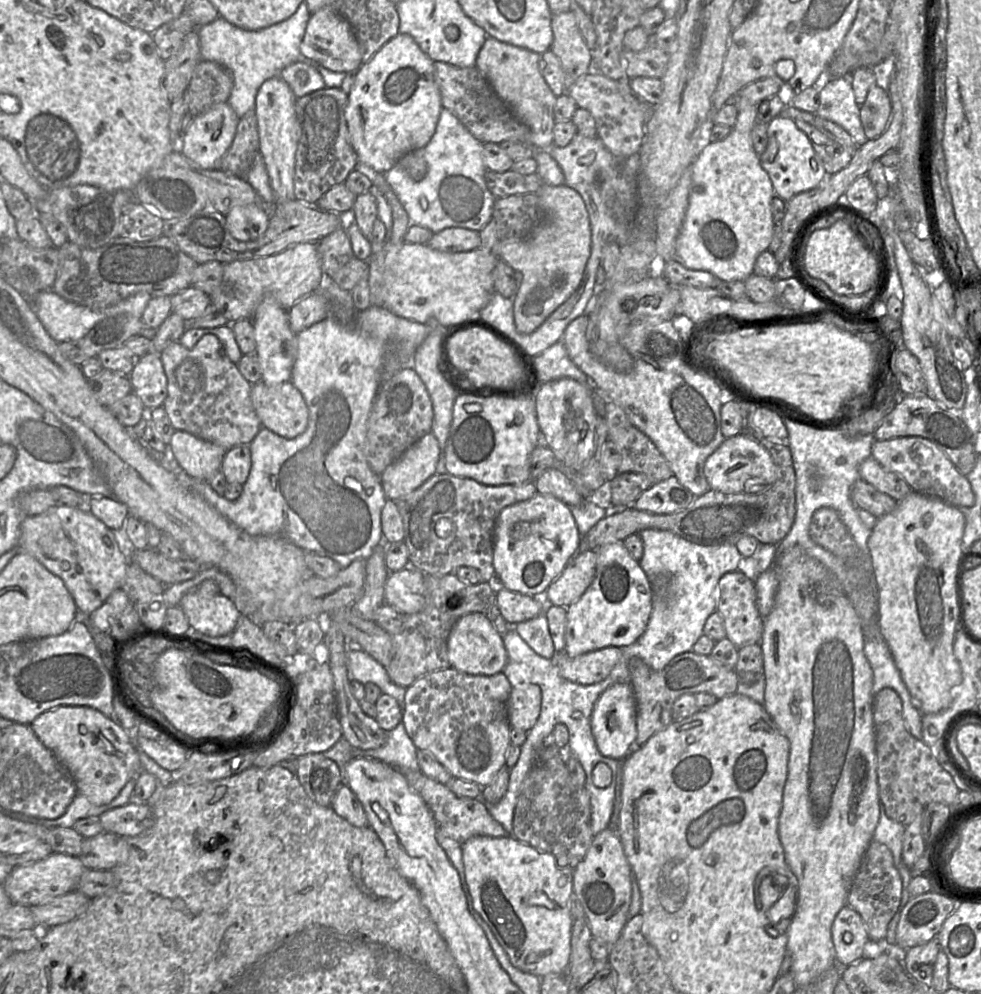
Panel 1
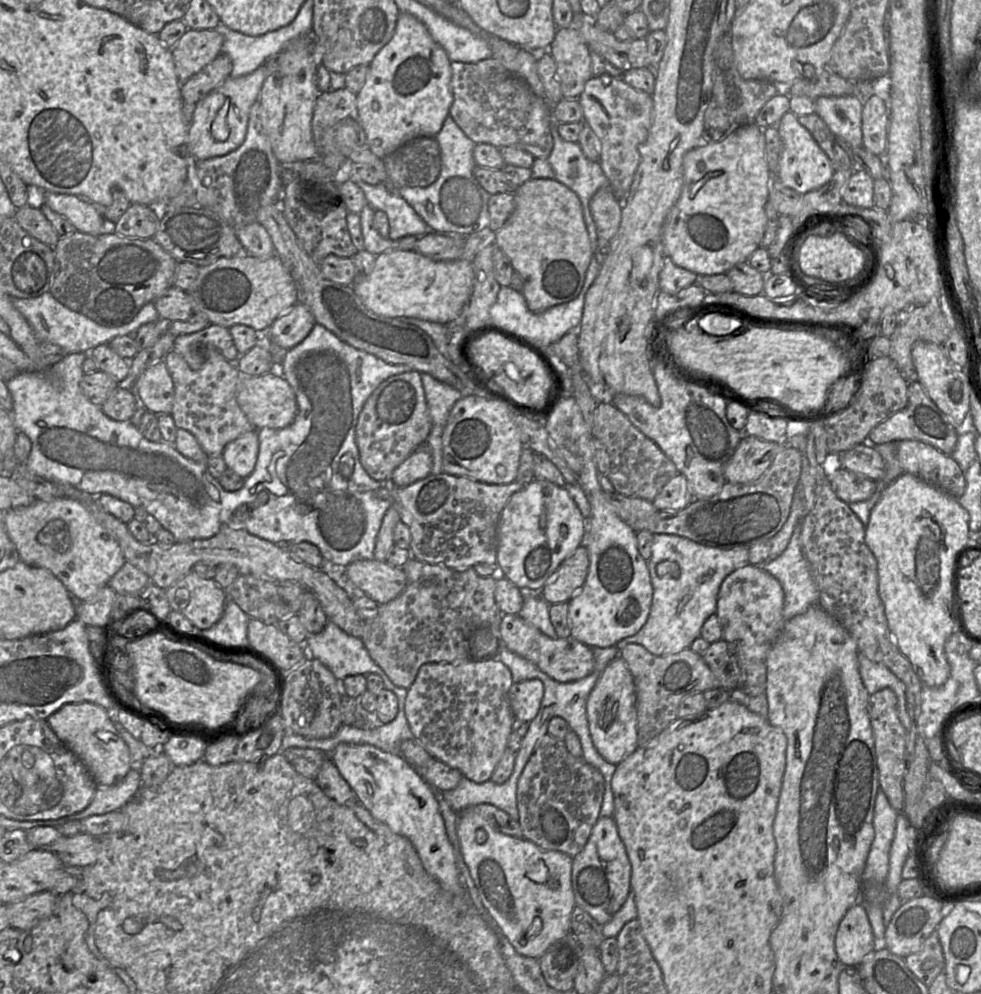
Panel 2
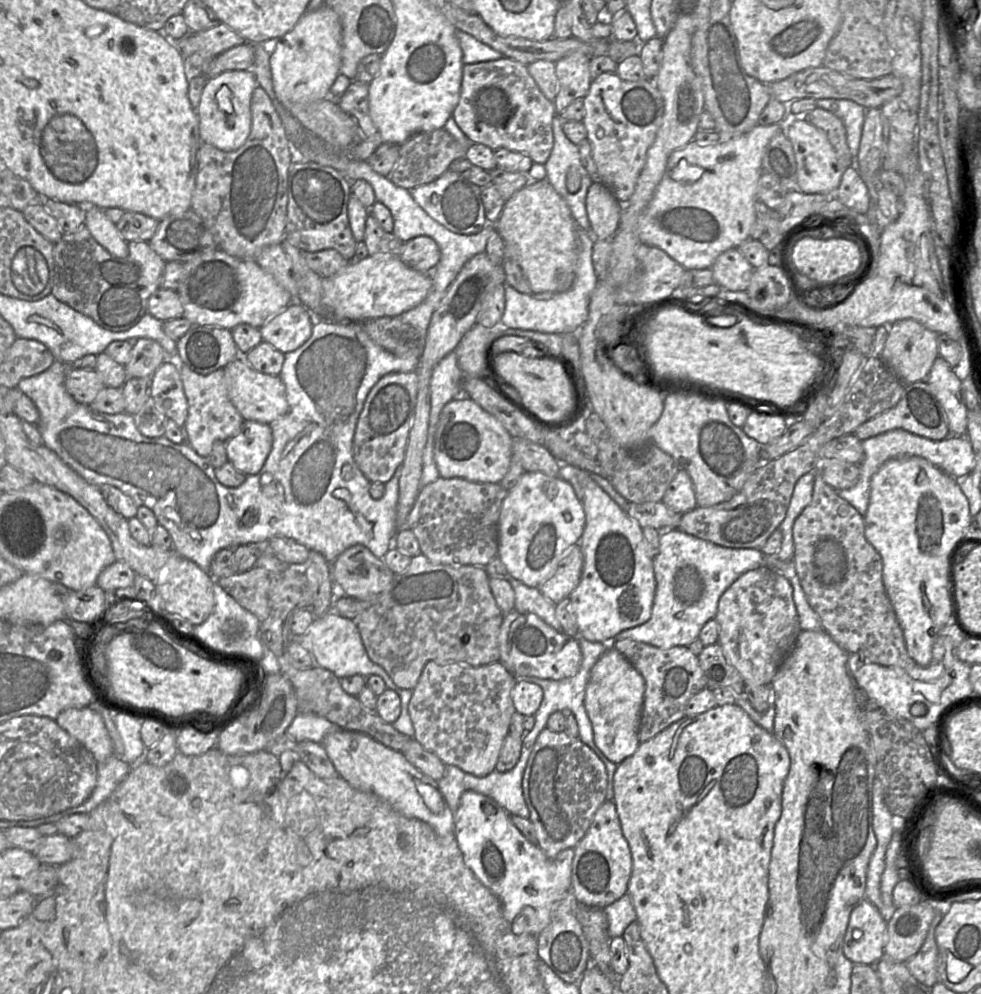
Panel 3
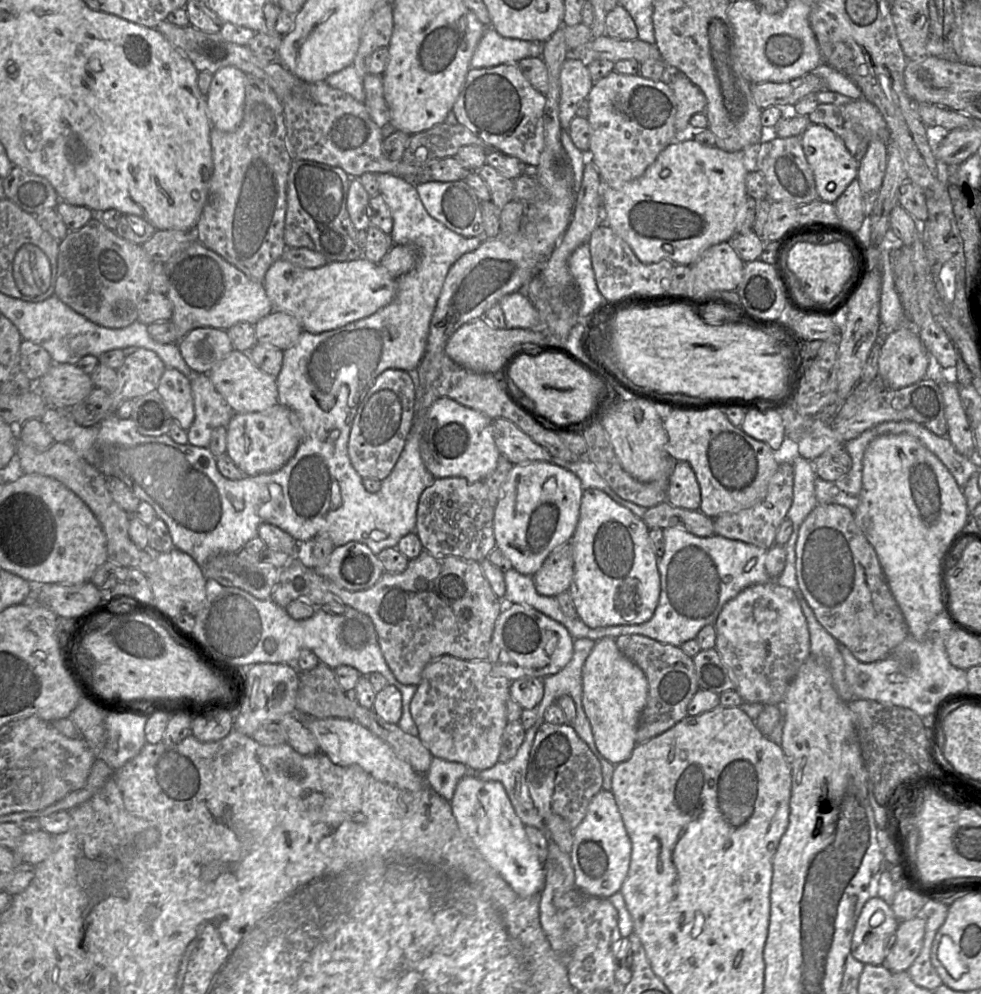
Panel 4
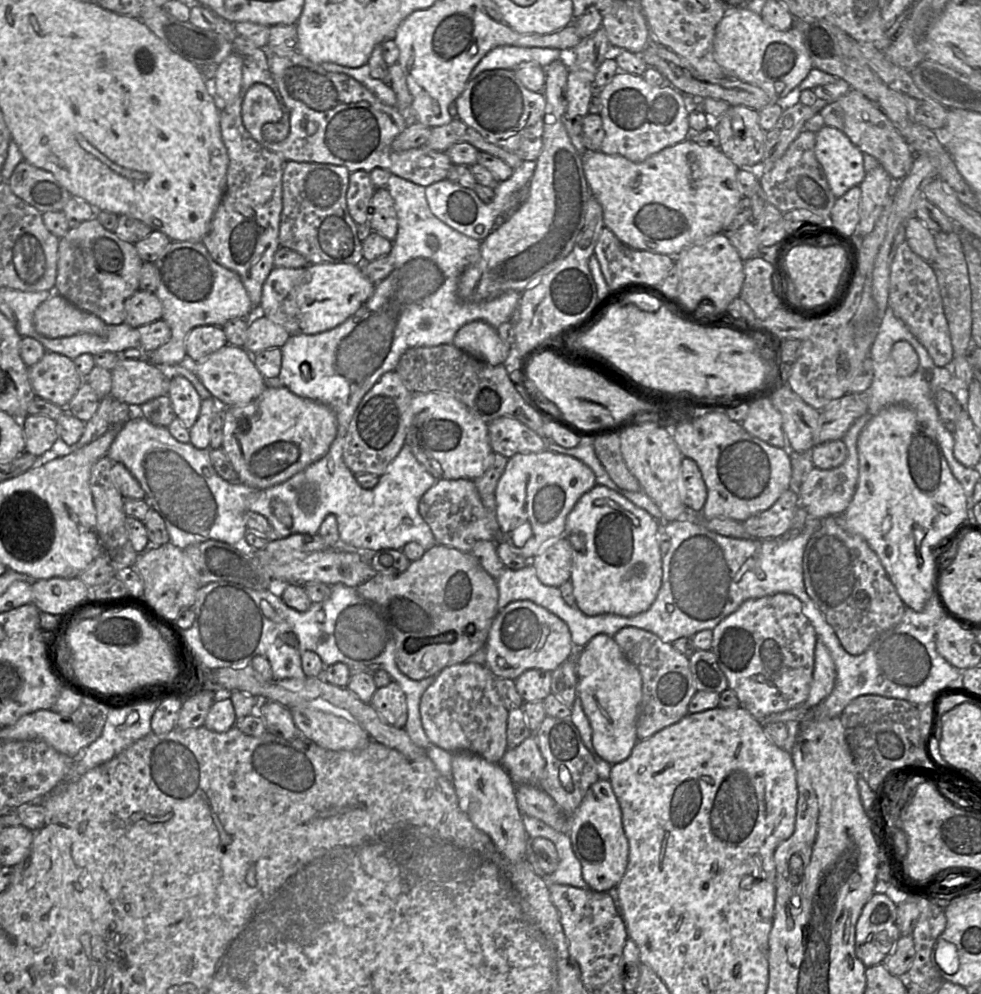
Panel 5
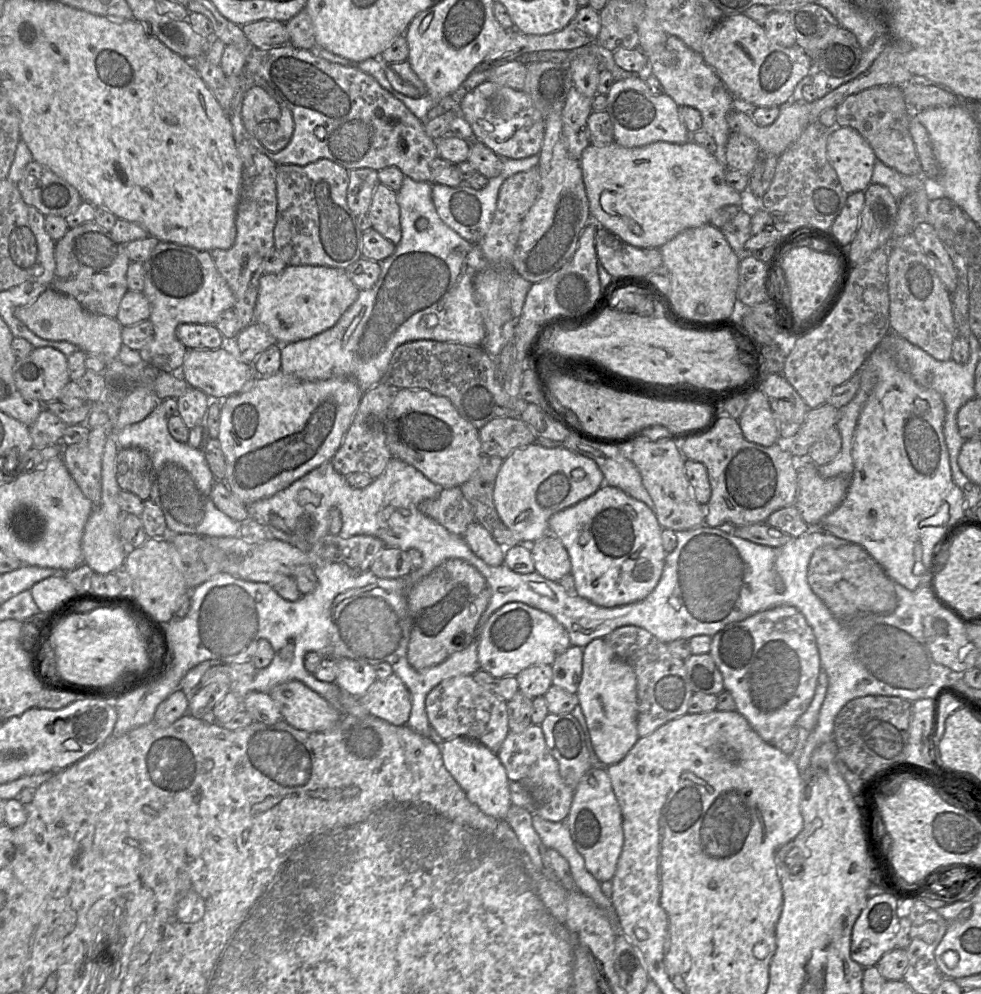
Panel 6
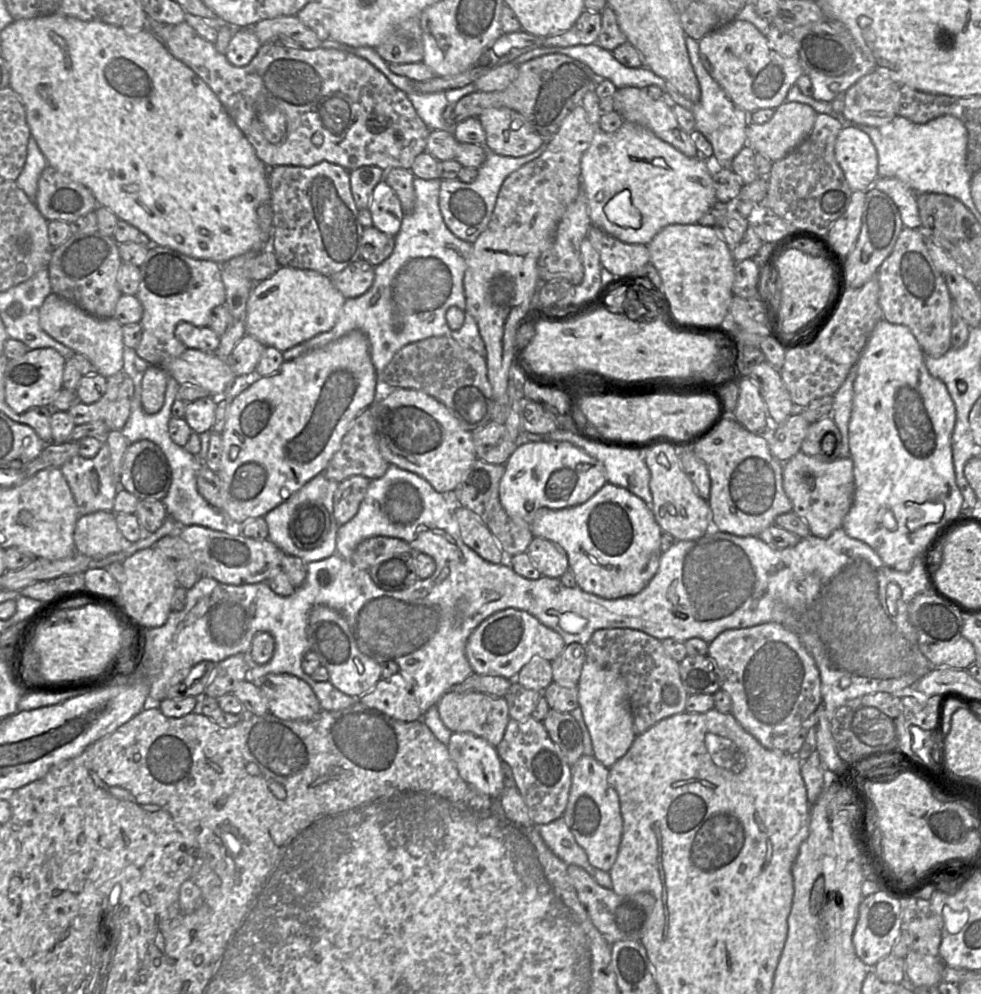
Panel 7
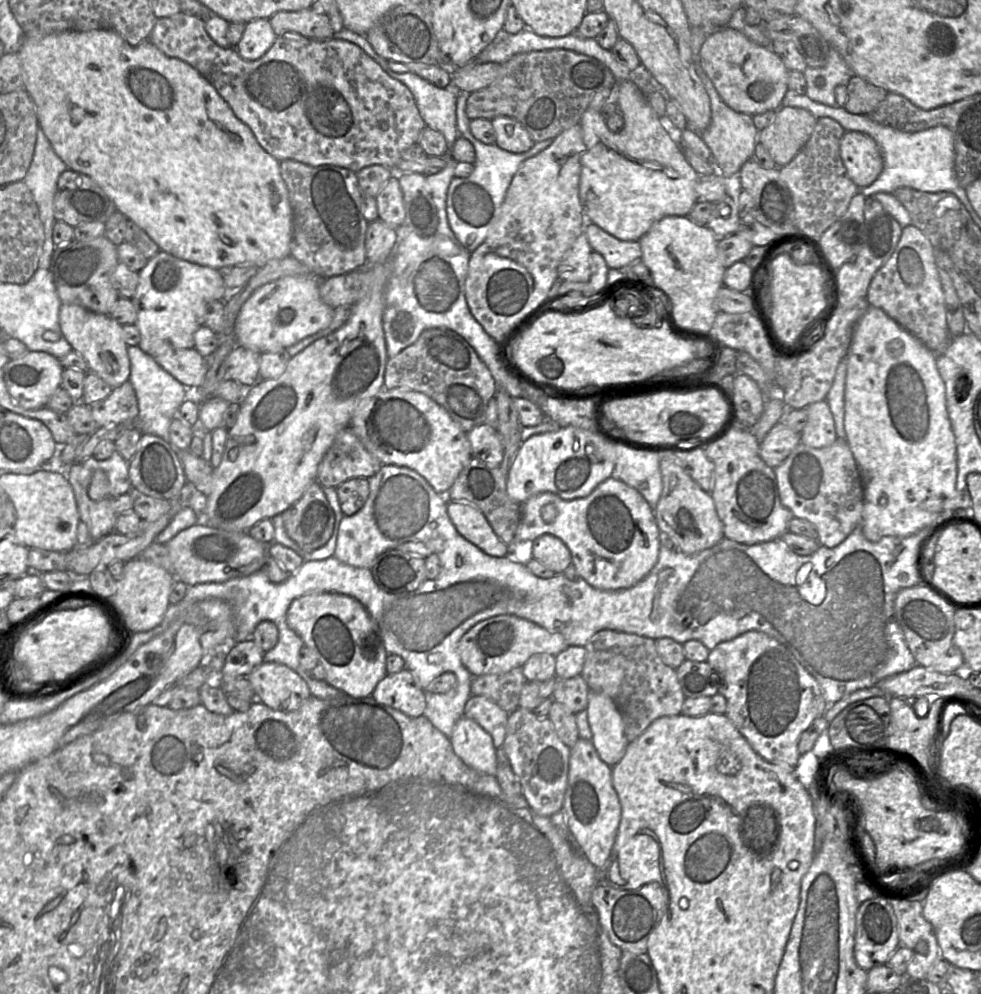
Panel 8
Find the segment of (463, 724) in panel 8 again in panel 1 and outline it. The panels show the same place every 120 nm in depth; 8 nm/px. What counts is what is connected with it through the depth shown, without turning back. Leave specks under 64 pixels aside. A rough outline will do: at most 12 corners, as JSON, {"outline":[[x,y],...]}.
{"outline":[[512,835],[461,848],[513,966],[566,973],[574,870]]}

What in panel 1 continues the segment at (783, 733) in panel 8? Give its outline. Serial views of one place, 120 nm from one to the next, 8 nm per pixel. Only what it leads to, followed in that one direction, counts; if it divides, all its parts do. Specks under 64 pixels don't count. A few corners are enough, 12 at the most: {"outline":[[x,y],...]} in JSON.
{"outline":[[742,571],[717,585],[717,612],[738,649],[760,644],[755,581]]}

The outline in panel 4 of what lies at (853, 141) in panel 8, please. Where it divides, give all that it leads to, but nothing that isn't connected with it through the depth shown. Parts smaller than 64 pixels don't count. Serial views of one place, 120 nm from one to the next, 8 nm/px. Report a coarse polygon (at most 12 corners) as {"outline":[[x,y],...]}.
{"outline":[[811,123],[800,138],[819,199],[834,203],[859,162],[841,137]]}

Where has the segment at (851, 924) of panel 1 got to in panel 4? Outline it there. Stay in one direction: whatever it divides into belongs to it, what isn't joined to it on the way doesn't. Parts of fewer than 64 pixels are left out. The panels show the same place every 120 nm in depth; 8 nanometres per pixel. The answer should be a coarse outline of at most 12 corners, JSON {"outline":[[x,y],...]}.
{"outline":[[876,895],[864,904],[851,954],[862,964],[884,965],[899,920]]}

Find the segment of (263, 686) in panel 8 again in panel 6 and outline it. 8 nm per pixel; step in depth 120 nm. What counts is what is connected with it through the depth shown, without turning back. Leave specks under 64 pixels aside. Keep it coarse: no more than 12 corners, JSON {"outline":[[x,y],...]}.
{"outline":[[298,680],[269,693],[282,719],[322,732],[342,711]]}

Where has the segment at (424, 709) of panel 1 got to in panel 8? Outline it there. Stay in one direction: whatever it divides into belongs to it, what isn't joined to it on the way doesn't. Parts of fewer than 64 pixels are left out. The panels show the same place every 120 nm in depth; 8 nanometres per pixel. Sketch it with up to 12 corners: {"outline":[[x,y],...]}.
{"outline":[[472,694],[464,716],[492,736],[496,749],[507,733],[508,712],[491,699]]}

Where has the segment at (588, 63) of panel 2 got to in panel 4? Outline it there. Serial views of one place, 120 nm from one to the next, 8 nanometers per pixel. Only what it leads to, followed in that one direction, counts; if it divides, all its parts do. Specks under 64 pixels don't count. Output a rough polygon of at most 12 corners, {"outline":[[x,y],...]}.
{"outline":[[584,61],[561,68],[559,119],[568,130],[594,82]]}

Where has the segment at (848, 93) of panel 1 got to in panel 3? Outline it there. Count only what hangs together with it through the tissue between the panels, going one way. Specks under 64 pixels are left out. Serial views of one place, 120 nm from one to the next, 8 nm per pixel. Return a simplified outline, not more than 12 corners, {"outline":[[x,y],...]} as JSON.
{"outline":[[823,98],[817,107],[839,117],[857,157],[867,109],[848,99]]}

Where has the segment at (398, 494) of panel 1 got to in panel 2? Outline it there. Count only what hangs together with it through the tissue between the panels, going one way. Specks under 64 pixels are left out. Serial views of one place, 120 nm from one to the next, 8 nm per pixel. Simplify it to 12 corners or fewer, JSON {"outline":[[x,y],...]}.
{"outline":[[424,444],[393,471],[406,487],[428,477],[432,455]]}

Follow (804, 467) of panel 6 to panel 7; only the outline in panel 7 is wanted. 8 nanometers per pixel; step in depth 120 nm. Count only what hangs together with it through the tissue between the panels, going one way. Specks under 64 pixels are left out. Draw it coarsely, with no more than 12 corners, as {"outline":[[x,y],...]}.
{"outline":[[799,451],[783,488],[810,533],[828,538],[853,503],[853,461]]}

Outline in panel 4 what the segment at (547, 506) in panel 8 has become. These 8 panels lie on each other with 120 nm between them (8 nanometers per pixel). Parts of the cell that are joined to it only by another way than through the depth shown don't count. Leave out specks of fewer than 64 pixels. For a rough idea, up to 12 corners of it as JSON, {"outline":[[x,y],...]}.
{"outline":[[583,491],[569,589],[590,628],[636,625],[660,596],[643,519]]}

